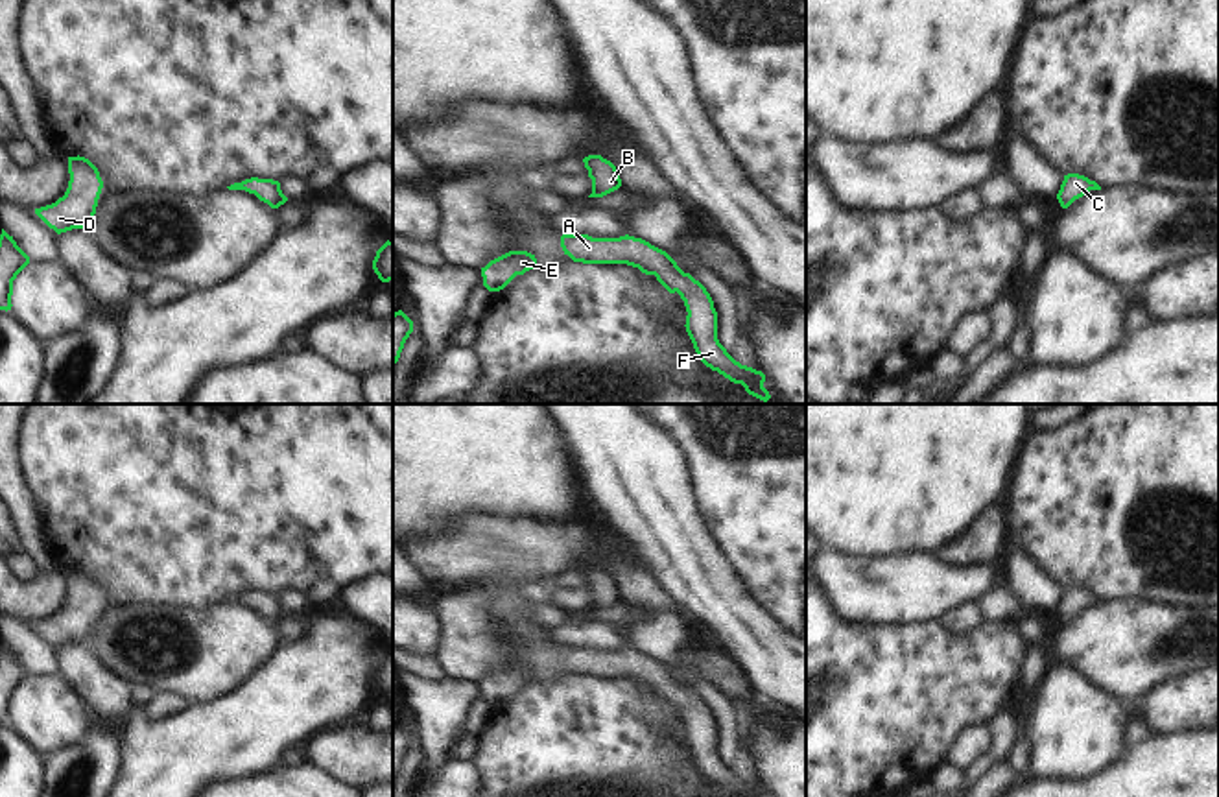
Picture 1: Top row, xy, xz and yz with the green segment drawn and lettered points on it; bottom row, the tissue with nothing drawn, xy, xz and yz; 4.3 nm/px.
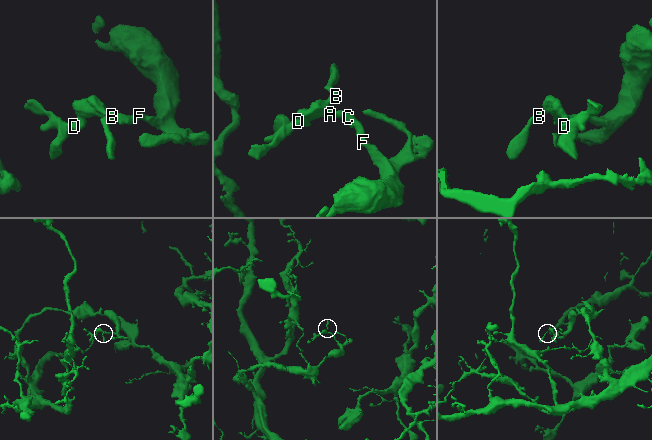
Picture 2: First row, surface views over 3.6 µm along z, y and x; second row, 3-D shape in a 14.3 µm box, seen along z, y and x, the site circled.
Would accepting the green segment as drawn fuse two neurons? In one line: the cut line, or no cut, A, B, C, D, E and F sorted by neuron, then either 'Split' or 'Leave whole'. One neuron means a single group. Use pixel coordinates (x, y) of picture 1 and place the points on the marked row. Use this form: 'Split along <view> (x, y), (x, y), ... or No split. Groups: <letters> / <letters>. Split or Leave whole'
No split. Groups: A B C D E F. Leave whole

